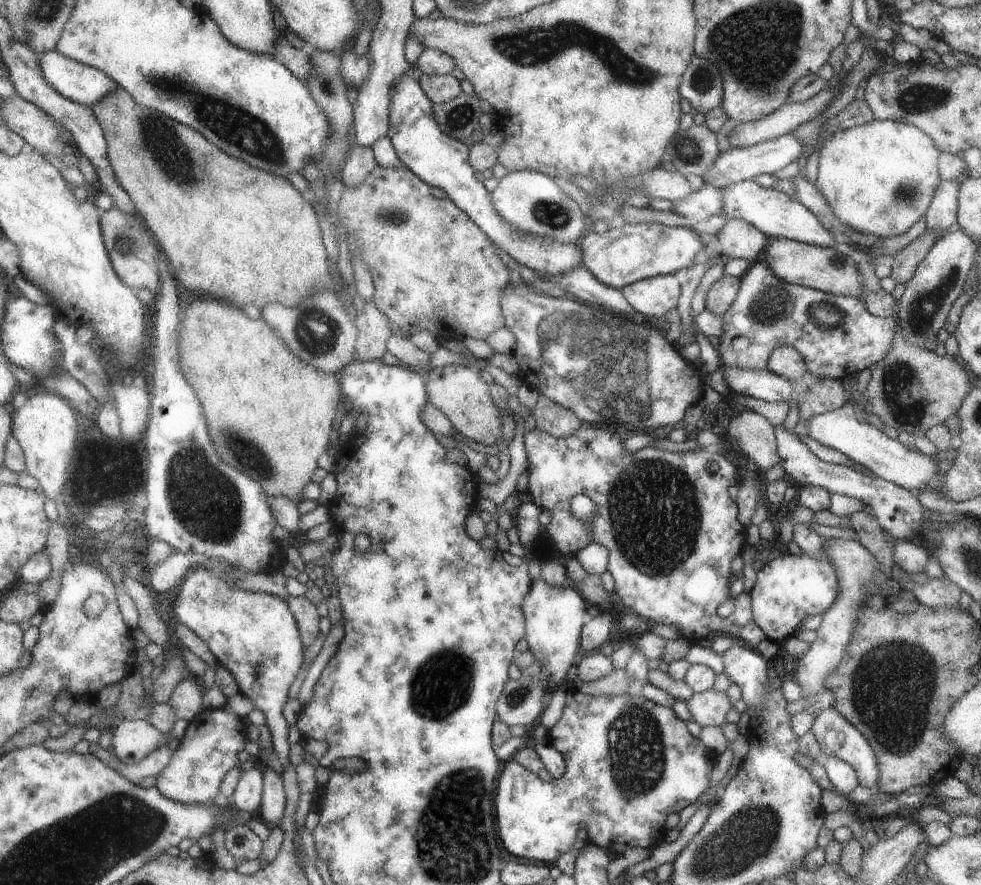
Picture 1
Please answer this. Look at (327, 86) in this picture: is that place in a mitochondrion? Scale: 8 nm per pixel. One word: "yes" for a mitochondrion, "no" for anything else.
yes

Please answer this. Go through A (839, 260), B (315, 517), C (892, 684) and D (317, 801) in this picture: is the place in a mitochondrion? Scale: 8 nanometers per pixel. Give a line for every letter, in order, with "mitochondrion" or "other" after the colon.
A: other
B: other
C: mitochondrion
D: other

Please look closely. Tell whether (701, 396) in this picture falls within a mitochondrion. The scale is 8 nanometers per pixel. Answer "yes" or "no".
no

